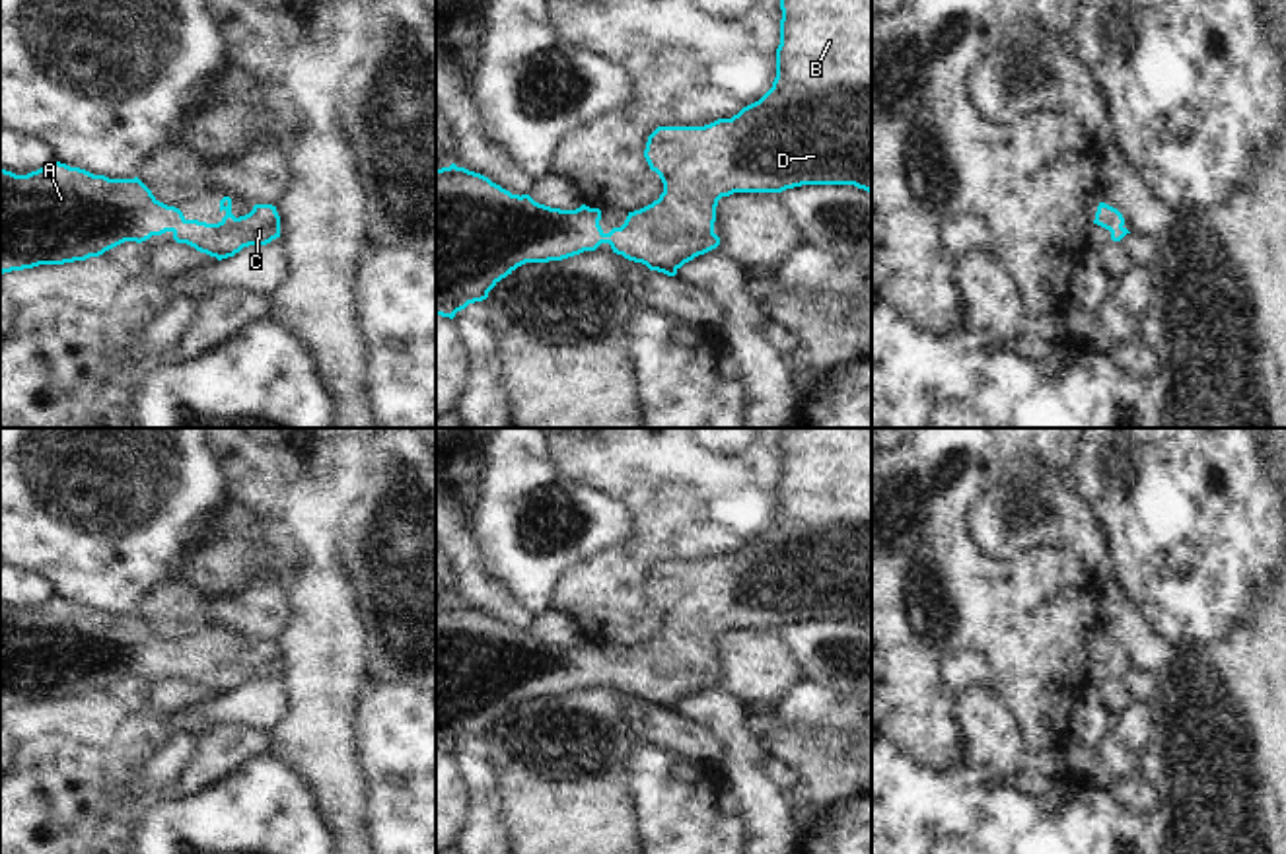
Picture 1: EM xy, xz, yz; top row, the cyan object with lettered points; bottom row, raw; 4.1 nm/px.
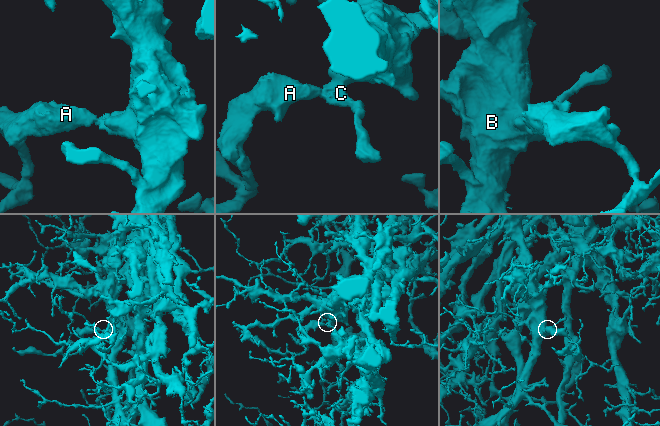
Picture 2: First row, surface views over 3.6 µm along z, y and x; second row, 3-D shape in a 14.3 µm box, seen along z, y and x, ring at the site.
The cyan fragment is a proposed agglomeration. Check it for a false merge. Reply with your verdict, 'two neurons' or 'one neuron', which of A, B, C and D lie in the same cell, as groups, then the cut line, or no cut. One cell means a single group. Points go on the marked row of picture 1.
one neuron | A B C D | no cut

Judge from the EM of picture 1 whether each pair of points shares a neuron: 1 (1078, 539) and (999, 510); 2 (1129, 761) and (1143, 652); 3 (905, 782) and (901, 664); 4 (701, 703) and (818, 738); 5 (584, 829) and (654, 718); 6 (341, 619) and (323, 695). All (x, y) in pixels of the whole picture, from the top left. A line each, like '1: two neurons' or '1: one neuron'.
1: one neuron
2: two neurons
3: two neurons
4: two neurons
5: two neurons
6: one neuron

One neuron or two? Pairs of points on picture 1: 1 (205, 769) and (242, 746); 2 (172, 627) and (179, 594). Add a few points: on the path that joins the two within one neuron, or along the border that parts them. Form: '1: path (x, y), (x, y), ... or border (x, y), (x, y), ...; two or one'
1: path (214, 759), (232, 746); one
2: path (172, 619), (176, 602); one

